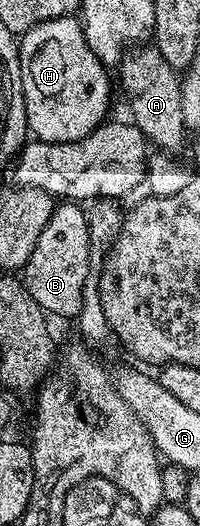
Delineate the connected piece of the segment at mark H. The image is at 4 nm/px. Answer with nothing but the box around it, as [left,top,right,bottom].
[18,16,112,143]

